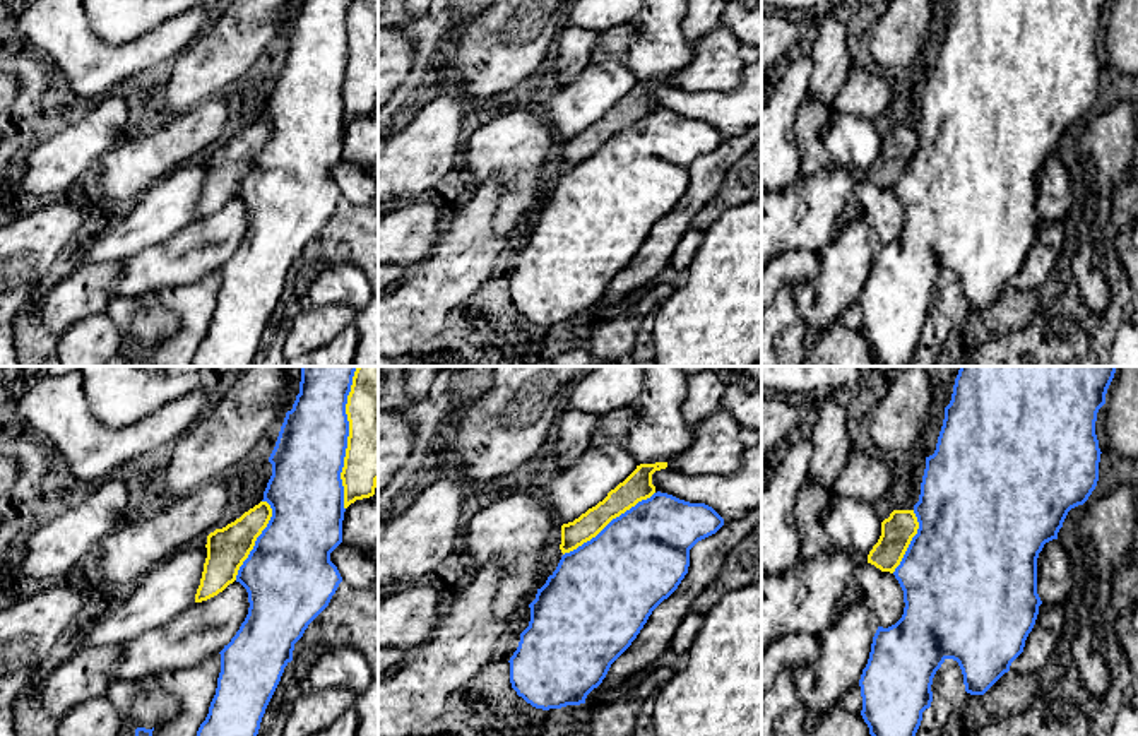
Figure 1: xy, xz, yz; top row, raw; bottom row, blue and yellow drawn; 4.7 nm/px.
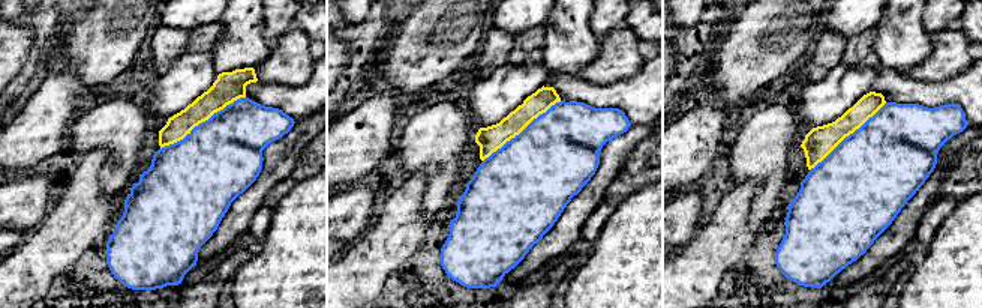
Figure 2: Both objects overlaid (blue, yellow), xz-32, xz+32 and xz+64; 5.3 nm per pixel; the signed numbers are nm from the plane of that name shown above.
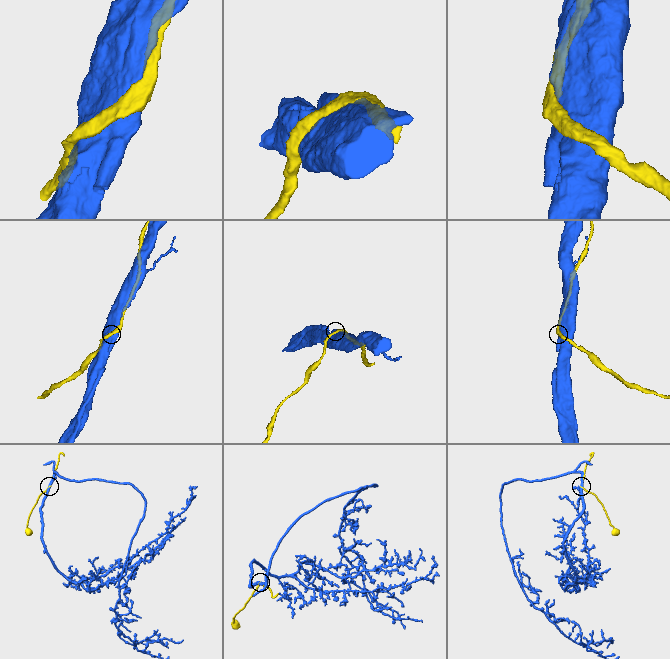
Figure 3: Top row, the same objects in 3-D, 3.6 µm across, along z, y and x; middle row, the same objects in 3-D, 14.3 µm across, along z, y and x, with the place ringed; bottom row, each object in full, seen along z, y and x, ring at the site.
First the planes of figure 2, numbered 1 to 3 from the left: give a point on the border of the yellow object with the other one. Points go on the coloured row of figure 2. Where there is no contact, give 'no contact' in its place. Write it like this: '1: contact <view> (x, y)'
1: contact xz-32 (203, 122)
2: contact xz+32 (523, 129)
3: contact xz+64 (849, 135)

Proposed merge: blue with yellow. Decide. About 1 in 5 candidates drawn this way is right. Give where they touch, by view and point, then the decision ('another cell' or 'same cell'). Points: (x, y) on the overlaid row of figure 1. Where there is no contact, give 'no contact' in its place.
xy (346, 439) | another cell

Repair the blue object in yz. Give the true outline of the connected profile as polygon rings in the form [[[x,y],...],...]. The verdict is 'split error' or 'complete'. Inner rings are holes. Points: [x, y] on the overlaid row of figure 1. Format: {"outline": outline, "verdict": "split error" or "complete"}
{"outline": [[[960,366],[955,378],[950,404],[945,407],[945,419],[938,436],[936,450],[926,457],[926,469],[921,483],[919,502],[914,513],[919,522],[917,534],[912,537],[900,565],[893,575],[904,591],[904,614],[888,626],[878,626],[866,668],[862,669],[859,686],[862,697],[861,715],[869,727],[871,736],[916,736],[922,712],[933,702],[933,678],[946,659],[958,662],[965,691],[970,695],[984,695],[1005,673],[1011,662],[1023,652],[1025,640],[1032,632],[1039,606],[1037,594],[1037,558],[1044,544],[1058,539],[1058,532],[1068,512],[1083,505],[1099,481],[1100,448],[1095,435],[1095,421],[1099,409],[1105,404],[1107,389],[1114,378],[1116,366]]], "verdict": "complete"}

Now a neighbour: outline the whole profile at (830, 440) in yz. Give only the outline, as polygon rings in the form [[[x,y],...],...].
[[[832,397],[816,399],[816,421],[811,431],[811,479],[827,490],[828,496],[820,512],[821,520],[830,513],[830,502],[837,496],[833,484],[847,464],[852,450],[847,433],[847,411]]]

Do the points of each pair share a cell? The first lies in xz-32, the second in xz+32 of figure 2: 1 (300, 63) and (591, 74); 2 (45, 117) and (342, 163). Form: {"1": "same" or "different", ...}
{"1": "same", "2": "same"}

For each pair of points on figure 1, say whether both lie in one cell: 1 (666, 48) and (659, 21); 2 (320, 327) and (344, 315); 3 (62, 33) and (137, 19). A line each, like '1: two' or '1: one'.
1: one
2: one
3: two

